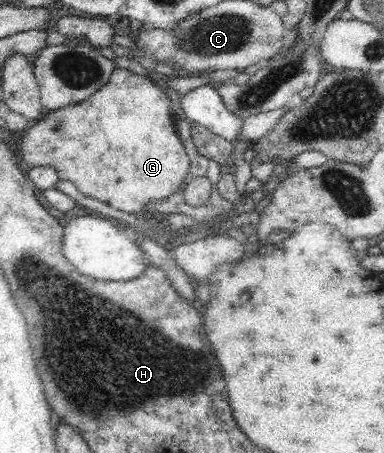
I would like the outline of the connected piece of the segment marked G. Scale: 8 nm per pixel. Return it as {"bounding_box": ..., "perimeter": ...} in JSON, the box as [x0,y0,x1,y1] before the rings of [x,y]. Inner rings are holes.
{"bounding_box":[18,68,191,215],"perimeter":[[[116,68],[112,71],[110,79],[108,79],[106,85],[101,89],[98,89],[90,97],[86,97],[84,101],[78,101],[78,103],[70,103],[66,107],[60,107],[60,109],[45,111],[43,116],[40,117],[36,122],[32,122],[30,127],[26,128],[26,133],[21,140],[21,149],[18,153],[21,154],[22,159],[26,165],[32,165],[32,167],[48,167],[54,169],[55,173],[58,174],[58,179],[68,179],[72,181],[77,187],[78,191],[86,197],[92,197],[92,199],[98,199],[118,211],[124,211],[124,213],[132,213],[135,215],[150,215],[149,209],[154,207],[157,203],[164,201],[168,196],[177,192],[180,189],[180,185],[184,181],[186,174],[189,172],[191,163],[189,155],[187,154],[186,148],[184,147],[183,141],[178,137],[177,131],[175,130],[175,123],[177,122],[178,116],[173,110],[171,101],[172,96],[168,94],[169,91],[162,89],[162,84],[152,80],[149,76],[139,75],[132,70],[127,68]]]}

